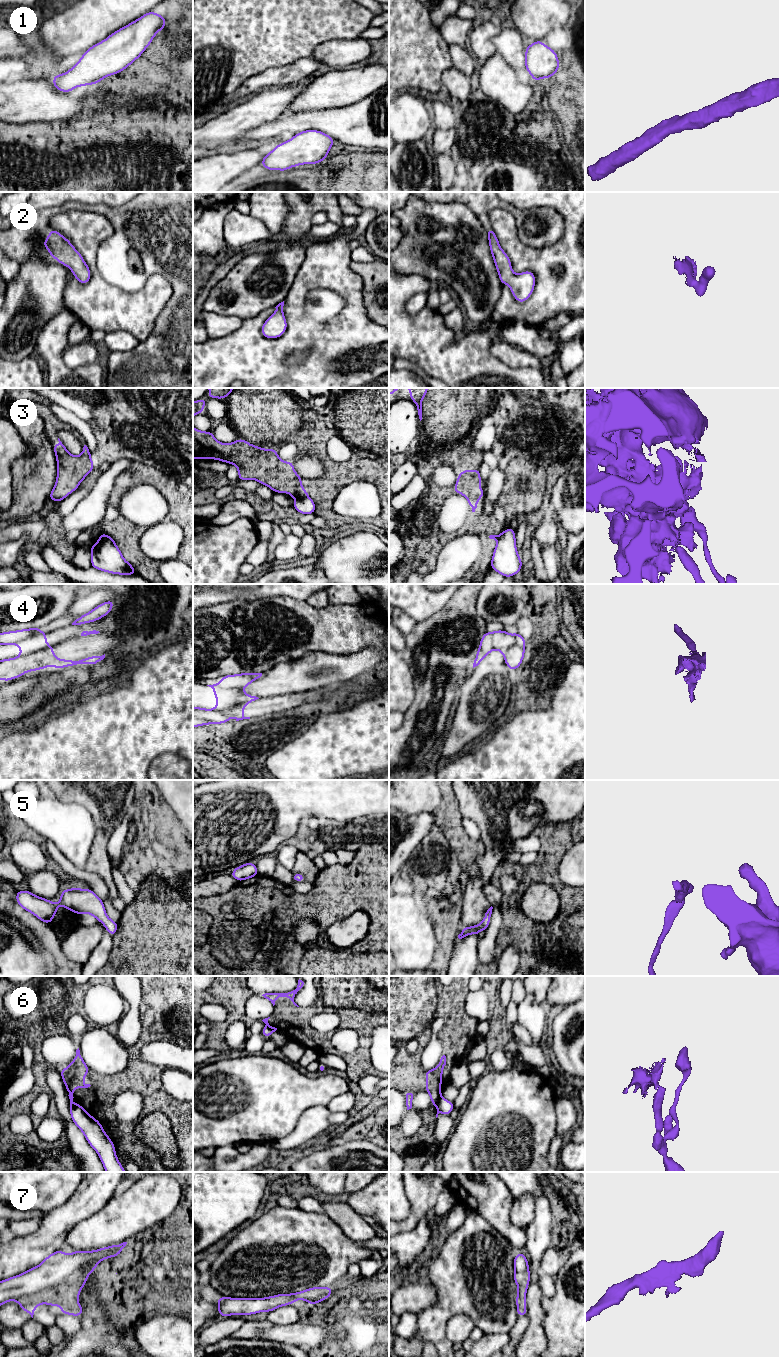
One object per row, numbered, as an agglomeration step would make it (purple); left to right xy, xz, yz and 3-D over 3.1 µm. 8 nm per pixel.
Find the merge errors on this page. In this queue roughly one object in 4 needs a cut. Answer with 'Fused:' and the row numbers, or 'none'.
Fused: 3, 4, 6

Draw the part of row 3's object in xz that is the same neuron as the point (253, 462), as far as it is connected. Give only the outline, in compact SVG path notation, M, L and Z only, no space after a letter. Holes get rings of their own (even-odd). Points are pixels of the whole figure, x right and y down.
M193 426L193 459L215 459L234 464L238 468L238 480L254 479L276 493L288 492L296 499L308 497L293 462L282 461L276 449L265 450L241 438L224 444L215 439L212 431L202 432Z

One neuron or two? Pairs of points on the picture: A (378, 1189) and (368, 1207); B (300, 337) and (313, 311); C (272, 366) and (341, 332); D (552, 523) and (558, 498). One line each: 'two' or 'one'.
A: one
B: two
C: one
D: two

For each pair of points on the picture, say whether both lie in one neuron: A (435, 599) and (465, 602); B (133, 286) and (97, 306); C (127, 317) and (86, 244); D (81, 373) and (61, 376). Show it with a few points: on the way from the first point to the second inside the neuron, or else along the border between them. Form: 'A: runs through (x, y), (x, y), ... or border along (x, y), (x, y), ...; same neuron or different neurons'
A: border along (454, 594), (439, 611), (431, 615); different neurons
B: border along (104, 280), (126, 291), (138, 291), (146, 283); different neurons
C: runs through (109, 299), (97, 287), (91, 262); same neuron
D: runs through (76, 376), (66, 376); same neuron

